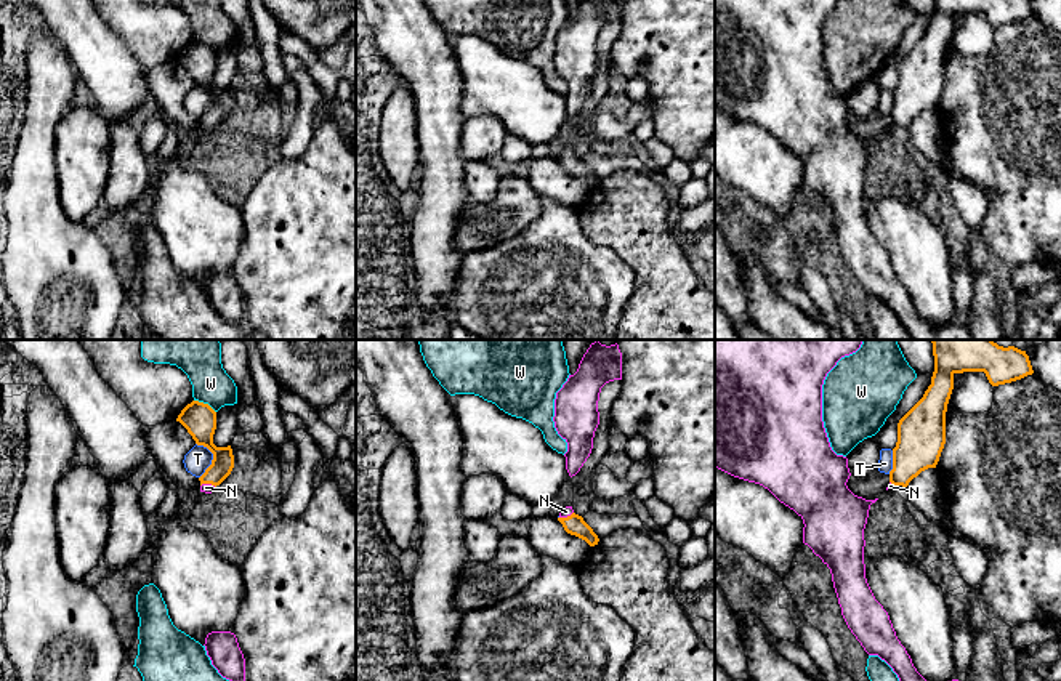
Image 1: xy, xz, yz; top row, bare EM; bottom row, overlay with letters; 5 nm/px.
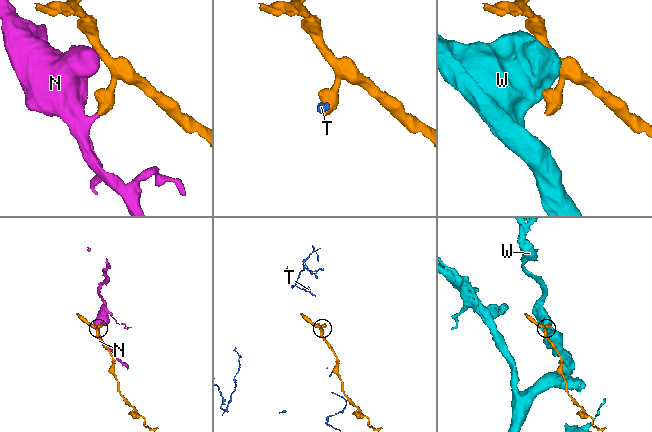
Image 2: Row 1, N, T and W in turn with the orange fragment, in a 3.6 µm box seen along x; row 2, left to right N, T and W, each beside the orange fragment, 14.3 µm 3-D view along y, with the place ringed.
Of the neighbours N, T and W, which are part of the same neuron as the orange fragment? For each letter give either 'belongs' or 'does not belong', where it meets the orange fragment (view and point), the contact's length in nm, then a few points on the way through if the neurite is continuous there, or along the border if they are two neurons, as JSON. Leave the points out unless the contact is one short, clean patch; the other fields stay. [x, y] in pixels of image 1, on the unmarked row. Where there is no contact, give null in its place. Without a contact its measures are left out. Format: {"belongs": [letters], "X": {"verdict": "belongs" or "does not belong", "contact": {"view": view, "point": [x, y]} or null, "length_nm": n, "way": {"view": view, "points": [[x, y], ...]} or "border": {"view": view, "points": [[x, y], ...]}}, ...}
{"belongs": ["N"], "N": {"verdict": "belongs", "contact": {"view": "xy", "point": [209, 124]}, "length_nm": 80}, "T": {"verdict": "does not belong", "contact": {"view": "xy", "point": [213, 100]}, "length_nm": 180, "border": {"view": "xy", "points": [[196, 84], [212, 95], [212, 104], [199, 119]]}}, "W": {"verdict": "does not belong", "contact": {"view": "xy", "point": [205, 45]}, "length_nm": 130}}

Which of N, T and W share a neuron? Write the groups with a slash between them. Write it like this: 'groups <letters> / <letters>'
groups N / T / W

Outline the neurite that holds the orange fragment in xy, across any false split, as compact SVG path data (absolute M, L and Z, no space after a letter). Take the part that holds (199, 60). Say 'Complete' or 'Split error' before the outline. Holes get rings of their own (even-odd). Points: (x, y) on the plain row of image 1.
Split error. M192 42L181 51L176 62L188 71L197 87L204 87L213 95L212 106L205 111L199 122L200 133L215 133L215 130L231 115L234 109L231 87L216 88L213 85L216 53L208 45Z

